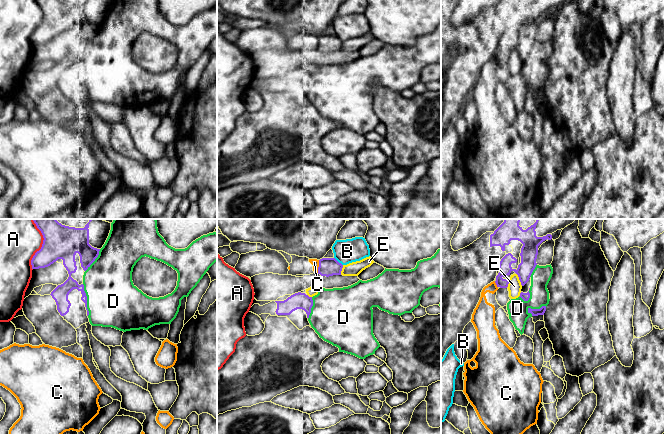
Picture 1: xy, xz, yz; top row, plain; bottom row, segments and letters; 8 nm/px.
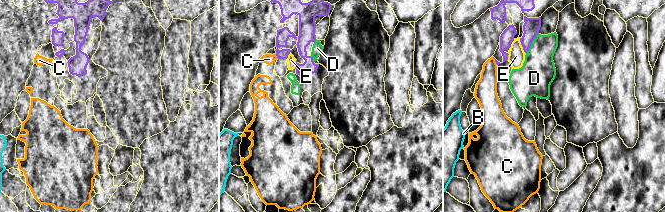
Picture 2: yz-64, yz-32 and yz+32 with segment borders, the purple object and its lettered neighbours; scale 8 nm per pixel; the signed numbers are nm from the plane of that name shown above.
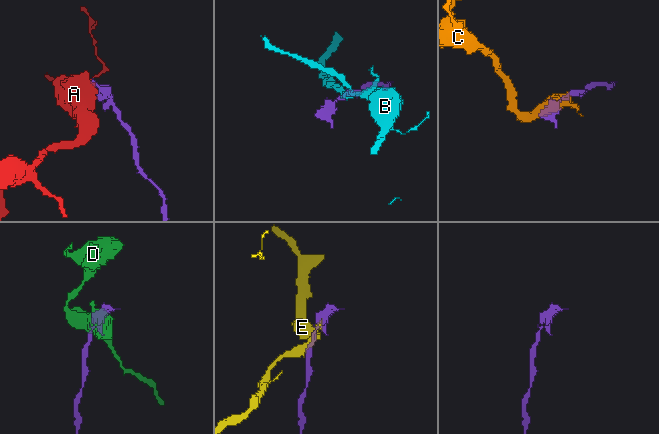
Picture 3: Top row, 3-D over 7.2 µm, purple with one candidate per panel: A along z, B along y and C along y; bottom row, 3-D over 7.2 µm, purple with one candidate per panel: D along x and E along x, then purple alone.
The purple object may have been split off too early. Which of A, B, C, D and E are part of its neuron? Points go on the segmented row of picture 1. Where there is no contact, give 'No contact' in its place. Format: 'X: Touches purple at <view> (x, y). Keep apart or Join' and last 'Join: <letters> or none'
A: Touches purple at xy (42, 244). Keep apart
B: Touches purple at xz (337, 261). Keep apart
C: Touches purple at xz (319, 266). Keep apart
D: Touches purple at xy (86, 300). Keep apart
E: Touches purple at yz (519, 279). Keep apart
Join: none

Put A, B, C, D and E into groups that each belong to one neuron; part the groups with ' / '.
A / B / C / D / E

